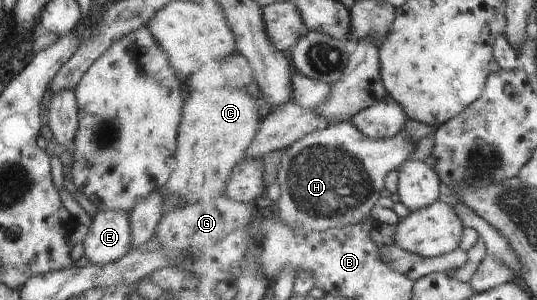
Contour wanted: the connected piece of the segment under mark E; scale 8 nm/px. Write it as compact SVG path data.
M119 209L97 212L91 217L88 232L81 243L88 263L104 266L118 260L130 250L128 212Z

